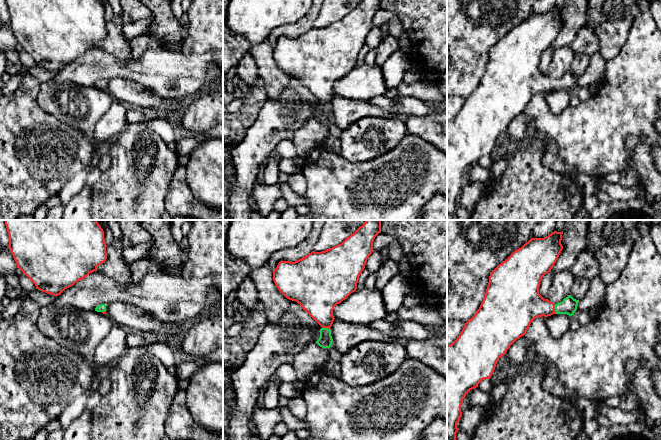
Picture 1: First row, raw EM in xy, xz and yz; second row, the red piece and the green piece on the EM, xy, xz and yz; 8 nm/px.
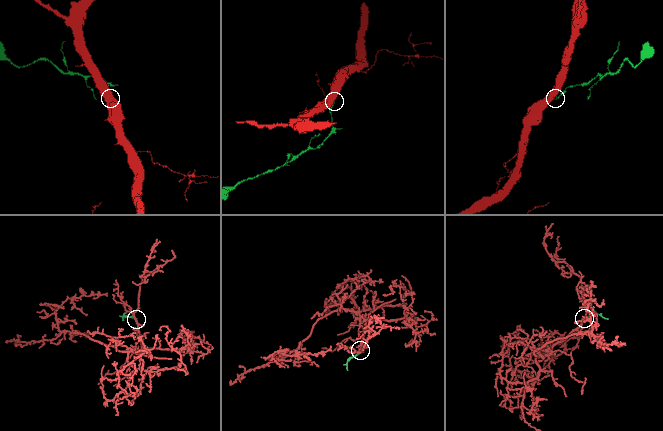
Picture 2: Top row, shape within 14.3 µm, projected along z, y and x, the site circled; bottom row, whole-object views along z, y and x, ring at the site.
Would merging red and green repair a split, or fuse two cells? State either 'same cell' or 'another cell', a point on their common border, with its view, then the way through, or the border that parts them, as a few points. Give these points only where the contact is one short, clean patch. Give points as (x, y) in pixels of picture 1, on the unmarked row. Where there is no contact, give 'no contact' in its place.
same cell; contact yz (554, 85); way yz (524, 79), (554, 85), (568, 82)

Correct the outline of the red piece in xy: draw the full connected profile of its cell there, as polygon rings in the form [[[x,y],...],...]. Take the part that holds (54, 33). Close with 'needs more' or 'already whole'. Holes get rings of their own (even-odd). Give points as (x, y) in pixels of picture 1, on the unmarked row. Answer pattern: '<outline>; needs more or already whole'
[[[5,0],[9,11],[9,25],[13,31],[17,44],[26,51],[36,62],[36,65],[54,72],[60,71],[65,65],[97,47],[97,43],[107,35],[104,7],[99,0]]]; already whole

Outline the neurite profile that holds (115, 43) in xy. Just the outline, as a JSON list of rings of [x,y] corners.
[[[114,14],[113,19],[106,23],[107,35],[97,42],[97,46],[122,60],[131,60],[129,40],[122,32],[121,17]]]

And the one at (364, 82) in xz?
[[[377,64],[356,66],[333,86],[335,95],[361,101],[385,95],[387,91],[381,66]]]

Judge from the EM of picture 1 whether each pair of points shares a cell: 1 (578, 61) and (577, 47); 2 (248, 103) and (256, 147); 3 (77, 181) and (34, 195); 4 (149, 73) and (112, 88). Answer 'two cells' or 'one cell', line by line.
1: two cells
2: two cells
3: two cells
4: two cells

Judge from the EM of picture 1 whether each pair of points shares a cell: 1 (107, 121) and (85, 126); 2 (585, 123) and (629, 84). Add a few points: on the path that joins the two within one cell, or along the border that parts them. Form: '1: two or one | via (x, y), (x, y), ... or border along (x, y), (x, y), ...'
1: two | border along (109, 105), (109, 108), (95, 124), (95, 142)
2: one | via (596, 117), (618, 95)

